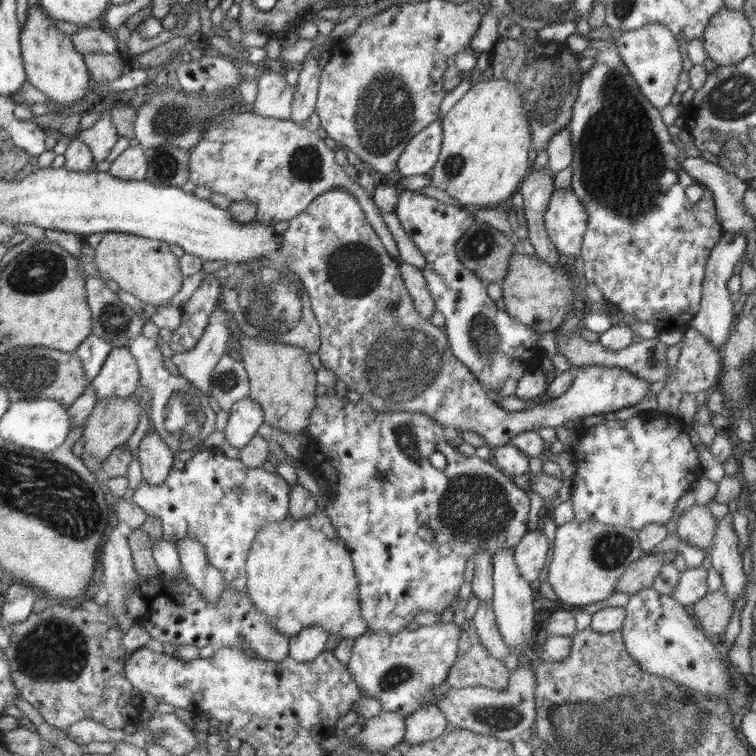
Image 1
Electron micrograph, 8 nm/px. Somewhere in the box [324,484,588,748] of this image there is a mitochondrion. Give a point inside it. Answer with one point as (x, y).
(504, 717)

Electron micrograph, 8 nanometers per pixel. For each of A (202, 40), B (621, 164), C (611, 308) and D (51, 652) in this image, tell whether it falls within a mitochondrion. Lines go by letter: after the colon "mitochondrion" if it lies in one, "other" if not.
A: other
B: mitochondrion
C: other
D: mitochondrion

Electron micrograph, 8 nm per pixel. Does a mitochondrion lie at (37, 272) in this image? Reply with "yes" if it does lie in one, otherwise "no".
yes

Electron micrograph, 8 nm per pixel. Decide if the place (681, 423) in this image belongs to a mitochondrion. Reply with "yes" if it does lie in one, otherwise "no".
no

